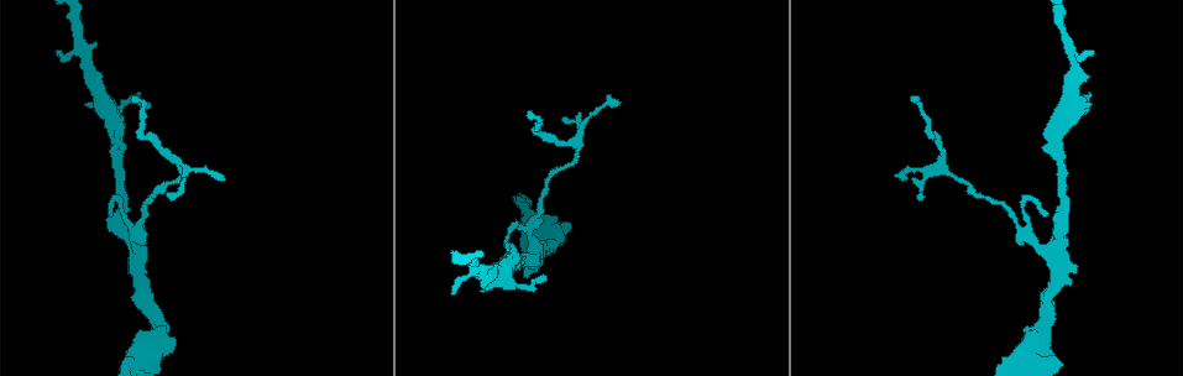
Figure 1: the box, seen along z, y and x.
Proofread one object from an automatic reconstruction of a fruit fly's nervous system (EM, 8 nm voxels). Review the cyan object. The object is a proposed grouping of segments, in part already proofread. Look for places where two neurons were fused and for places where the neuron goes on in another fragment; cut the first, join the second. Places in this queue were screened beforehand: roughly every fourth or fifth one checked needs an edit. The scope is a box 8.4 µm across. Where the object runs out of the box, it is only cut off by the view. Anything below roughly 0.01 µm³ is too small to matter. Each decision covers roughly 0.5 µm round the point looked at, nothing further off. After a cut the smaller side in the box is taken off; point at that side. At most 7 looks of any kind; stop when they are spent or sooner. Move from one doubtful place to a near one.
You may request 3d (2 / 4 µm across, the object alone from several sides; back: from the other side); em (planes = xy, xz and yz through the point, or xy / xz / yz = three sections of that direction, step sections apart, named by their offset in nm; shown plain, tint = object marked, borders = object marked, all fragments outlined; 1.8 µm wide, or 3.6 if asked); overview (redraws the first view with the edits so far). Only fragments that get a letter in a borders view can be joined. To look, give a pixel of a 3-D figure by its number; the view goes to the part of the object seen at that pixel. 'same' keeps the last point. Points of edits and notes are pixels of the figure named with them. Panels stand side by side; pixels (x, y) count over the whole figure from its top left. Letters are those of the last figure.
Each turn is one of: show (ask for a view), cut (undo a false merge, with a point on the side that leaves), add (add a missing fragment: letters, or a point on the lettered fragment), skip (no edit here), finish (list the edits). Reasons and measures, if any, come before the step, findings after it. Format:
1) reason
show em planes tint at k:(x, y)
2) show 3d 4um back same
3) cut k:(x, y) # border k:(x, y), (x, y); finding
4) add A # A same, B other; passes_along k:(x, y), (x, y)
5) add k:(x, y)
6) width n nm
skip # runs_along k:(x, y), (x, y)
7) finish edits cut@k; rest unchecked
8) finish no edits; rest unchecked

thin end
show 3d 4um at 1:(902, 178)

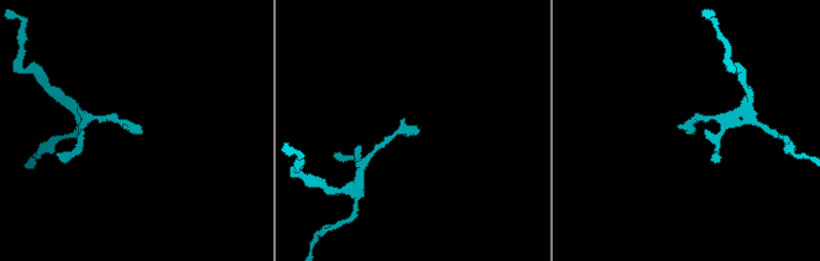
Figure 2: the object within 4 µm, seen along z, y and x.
shape alone is not enough
show em yz step 16 borders at 2:(416, 133)

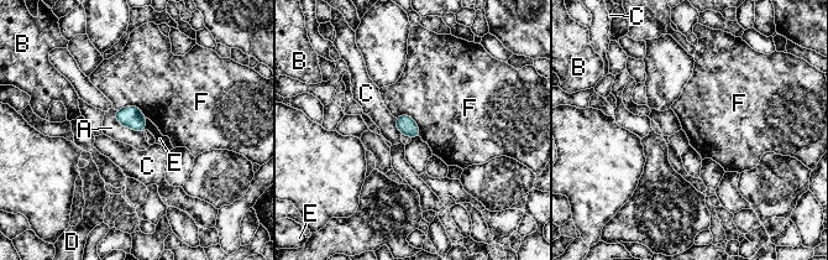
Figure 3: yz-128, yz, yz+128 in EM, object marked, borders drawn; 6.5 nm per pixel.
cut it another way
show em planes borders same

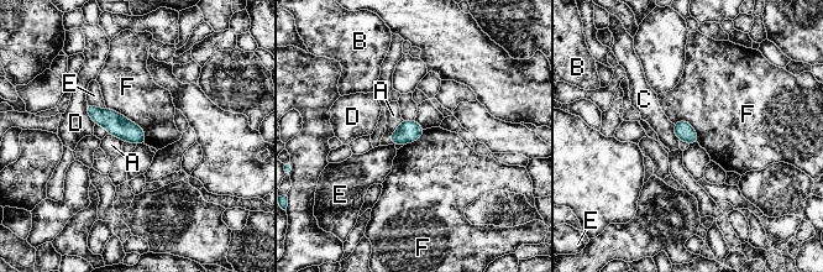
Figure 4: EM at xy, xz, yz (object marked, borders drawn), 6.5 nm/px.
skip # A other, B other, C other, D other, E other, F other; border 4:(106, 106), (137, 124), (146, 141); none of them fits

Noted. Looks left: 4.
calibre changes
show 3d 4um at 1:(1026, 237)

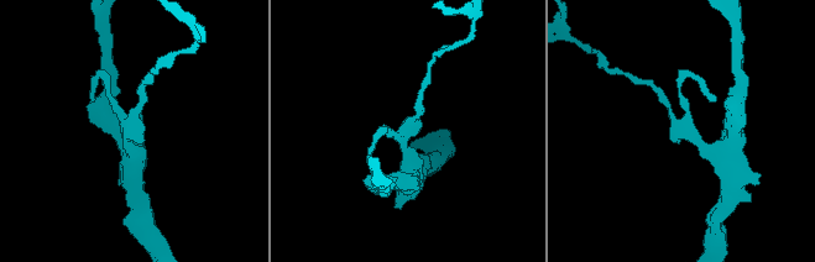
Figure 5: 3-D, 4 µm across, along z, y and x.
shape alone is not enough
show em yz step 4 tint at 5:(128, 129)

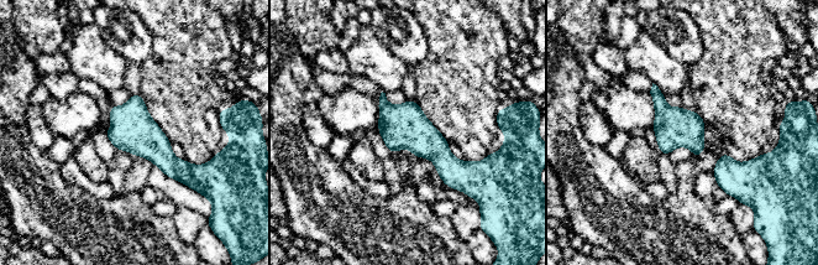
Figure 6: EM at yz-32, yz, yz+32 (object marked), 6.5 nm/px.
cut it another way
show em planes borders same

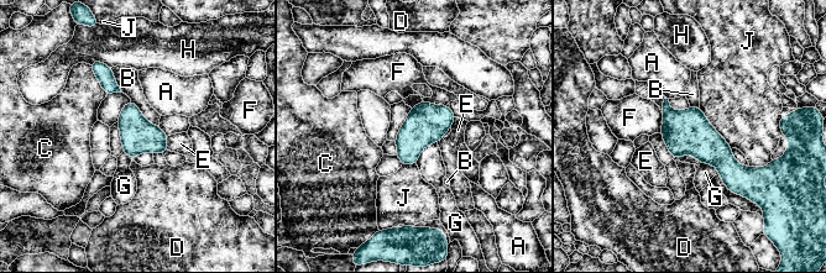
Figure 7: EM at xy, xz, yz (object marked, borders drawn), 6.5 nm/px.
longest_contact J 360 nm
skip # A other, B other, C other, D other, E other, F other, G other, H other, J other; continuous, no second neuron

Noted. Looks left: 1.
finish no edits; rest unchecked

